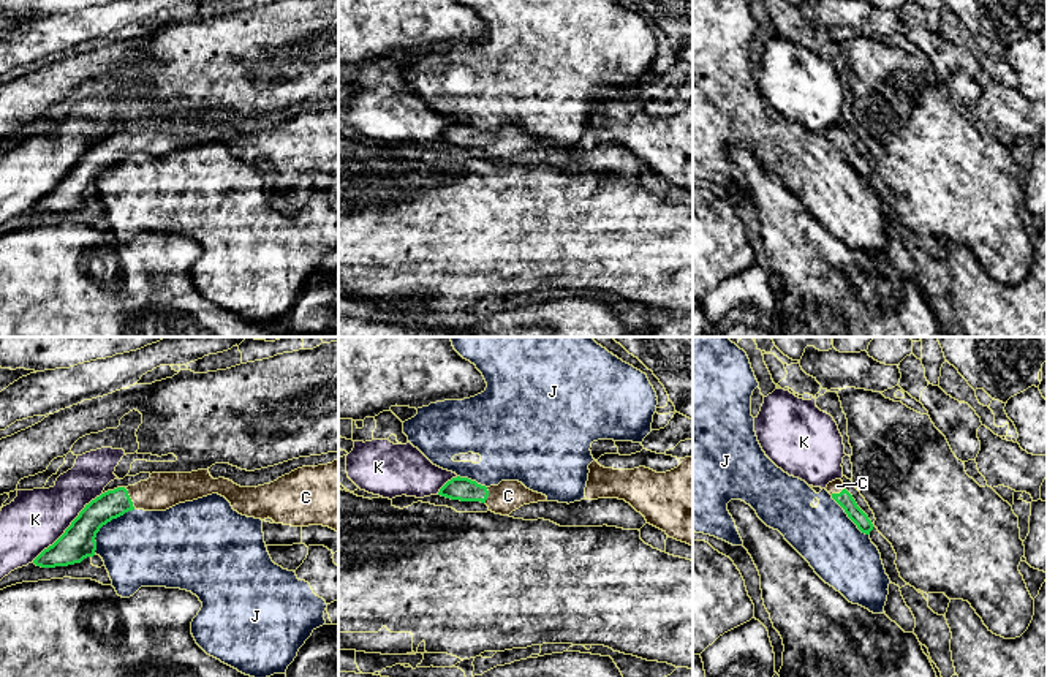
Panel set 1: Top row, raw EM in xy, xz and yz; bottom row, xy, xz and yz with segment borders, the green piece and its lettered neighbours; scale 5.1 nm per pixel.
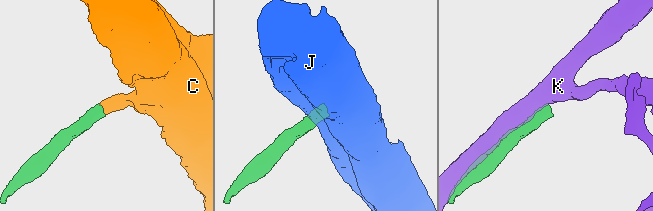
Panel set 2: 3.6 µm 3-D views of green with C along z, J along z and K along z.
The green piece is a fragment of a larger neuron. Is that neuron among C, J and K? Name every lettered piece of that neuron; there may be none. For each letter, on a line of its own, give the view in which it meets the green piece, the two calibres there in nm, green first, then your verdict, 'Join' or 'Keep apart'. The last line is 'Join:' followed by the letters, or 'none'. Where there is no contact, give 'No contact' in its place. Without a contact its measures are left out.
C: Touches green in xy. Thickness 140 nm (green) against 190 nm. Join
J: Touches green in xy. Thickness 170 nm (green) against 380 nm. Keep apart
K: Touches green in xy. Thickness 170 nm (green) against 300 nm. Keep apart
Join: C

